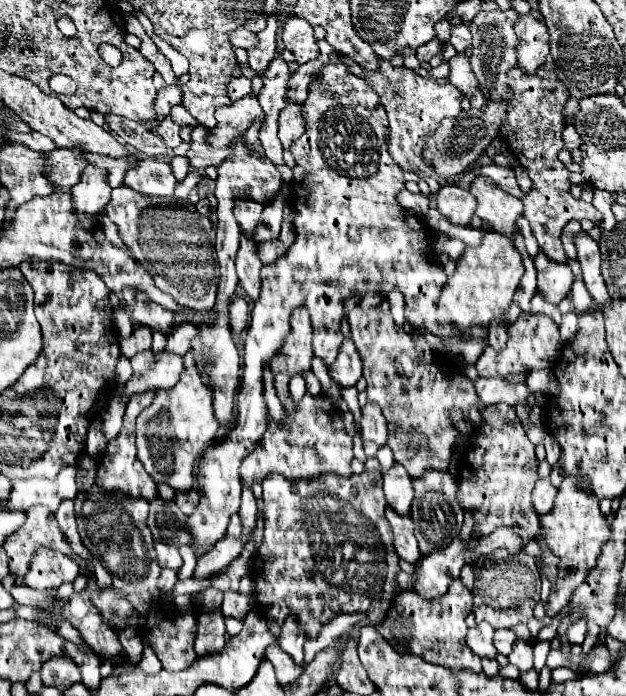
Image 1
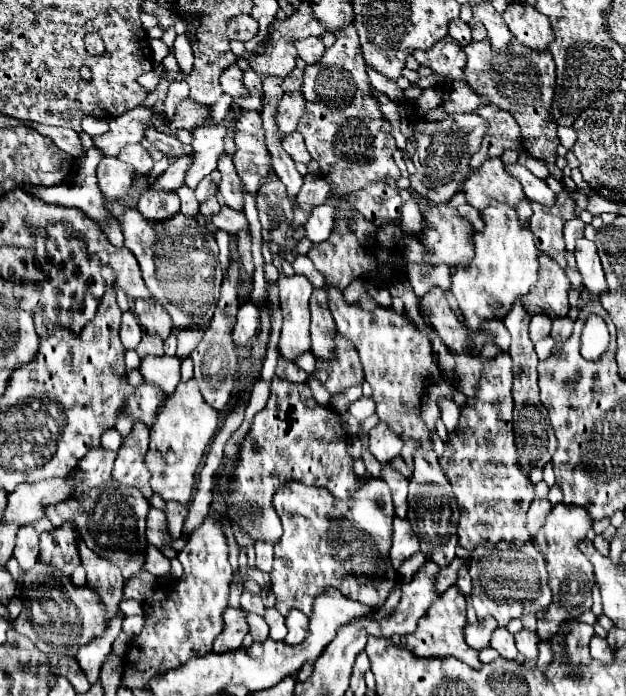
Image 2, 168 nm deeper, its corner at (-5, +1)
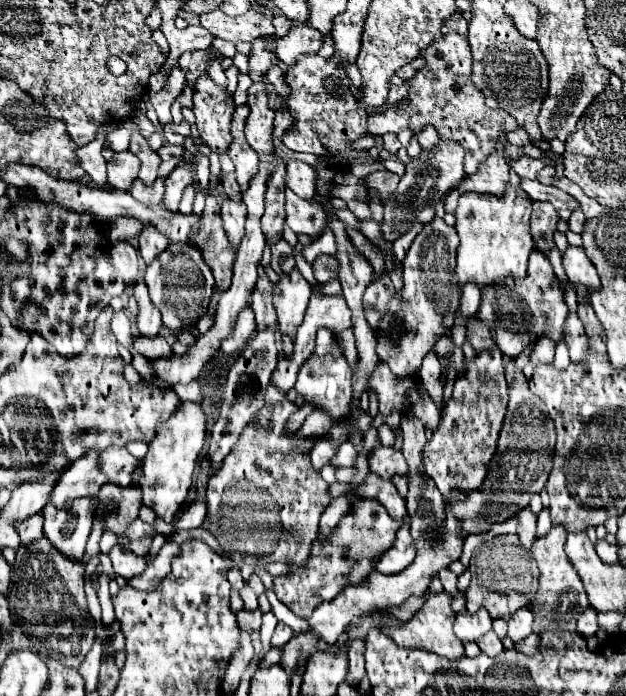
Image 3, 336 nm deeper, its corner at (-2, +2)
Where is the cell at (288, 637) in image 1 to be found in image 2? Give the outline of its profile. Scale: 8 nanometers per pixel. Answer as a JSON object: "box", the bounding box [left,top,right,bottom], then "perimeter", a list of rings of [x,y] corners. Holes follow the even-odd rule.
{"box":[285,609,309,645],"perimeter":[[[293,609],[287,617],[285,617],[285,627],[287,627],[287,637],[285,637],[285,641],[289,643],[289,645],[295,645],[295,643],[299,643],[301,639],[305,639],[307,637],[307,623],[309,623],[309,617],[307,615],[303,615],[301,611],[297,611],[297,609]]]}

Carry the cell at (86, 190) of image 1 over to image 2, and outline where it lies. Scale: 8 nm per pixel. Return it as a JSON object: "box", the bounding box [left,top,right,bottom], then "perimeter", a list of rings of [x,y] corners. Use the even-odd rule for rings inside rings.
{"box":[97,157,133,197],"perimeter":[[[103,157],[97,167],[99,189],[105,197],[121,197],[127,195],[129,187],[133,185],[133,167],[125,165],[117,157]]]}

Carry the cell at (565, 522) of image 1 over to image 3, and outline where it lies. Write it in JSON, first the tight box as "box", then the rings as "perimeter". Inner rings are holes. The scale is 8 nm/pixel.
{"box":[530,524,590,632],"perimeter":[[[556,524],[544,536],[536,538],[530,548],[540,568],[540,586],[536,596],[532,598],[532,612],[536,610],[534,616],[538,622],[546,622],[546,620],[556,622],[558,628],[562,628],[564,632],[576,632],[576,620],[586,608],[590,608],[590,602],[578,572],[574,570],[572,562],[564,552],[564,542],[566,542],[566,528],[562,524]]]}

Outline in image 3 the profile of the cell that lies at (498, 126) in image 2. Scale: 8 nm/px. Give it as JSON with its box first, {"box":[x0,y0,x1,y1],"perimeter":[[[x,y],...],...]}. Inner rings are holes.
{"box":[368,34,518,176],"perimeter":[[[446,34],[434,44],[430,44],[430,48],[422,50],[420,56],[426,60],[426,64],[410,80],[410,92],[408,92],[410,106],[398,104],[398,108],[390,108],[382,116],[370,114],[368,130],[370,134],[400,132],[402,128],[420,132],[426,124],[434,124],[442,138],[452,138],[462,142],[462,146],[466,148],[464,172],[470,176],[476,172],[478,164],[496,150],[496,140],[500,138],[500,134],[508,134],[510,130],[516,130],[518,124],[508,112],[500,108],[498,110],[488,108],[484,104],[484,96],[470,82],[472,54],[464,36]]]}

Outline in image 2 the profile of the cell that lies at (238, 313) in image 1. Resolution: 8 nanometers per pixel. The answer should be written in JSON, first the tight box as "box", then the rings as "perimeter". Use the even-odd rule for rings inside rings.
{"box":[233,301,259,345],"perimeter":[[[247,301],[239,307],[237,323],[233,327],[233,341],[235,345],[245,345],[259,333],[259,309],[253,301]]]}

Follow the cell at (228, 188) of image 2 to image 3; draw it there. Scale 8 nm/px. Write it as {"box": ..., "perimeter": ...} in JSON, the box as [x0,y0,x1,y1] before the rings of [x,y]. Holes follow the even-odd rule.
{"box":[194,76,234,154],"perimeter":[[[204,76],[194,86],[194,114],[196,128],[200,132],[202,142],[220,154],[228,154],[230,146],[230,118],[234,112],[232,98],[228,98],[226,88],[218,88],[210,76]]]}

